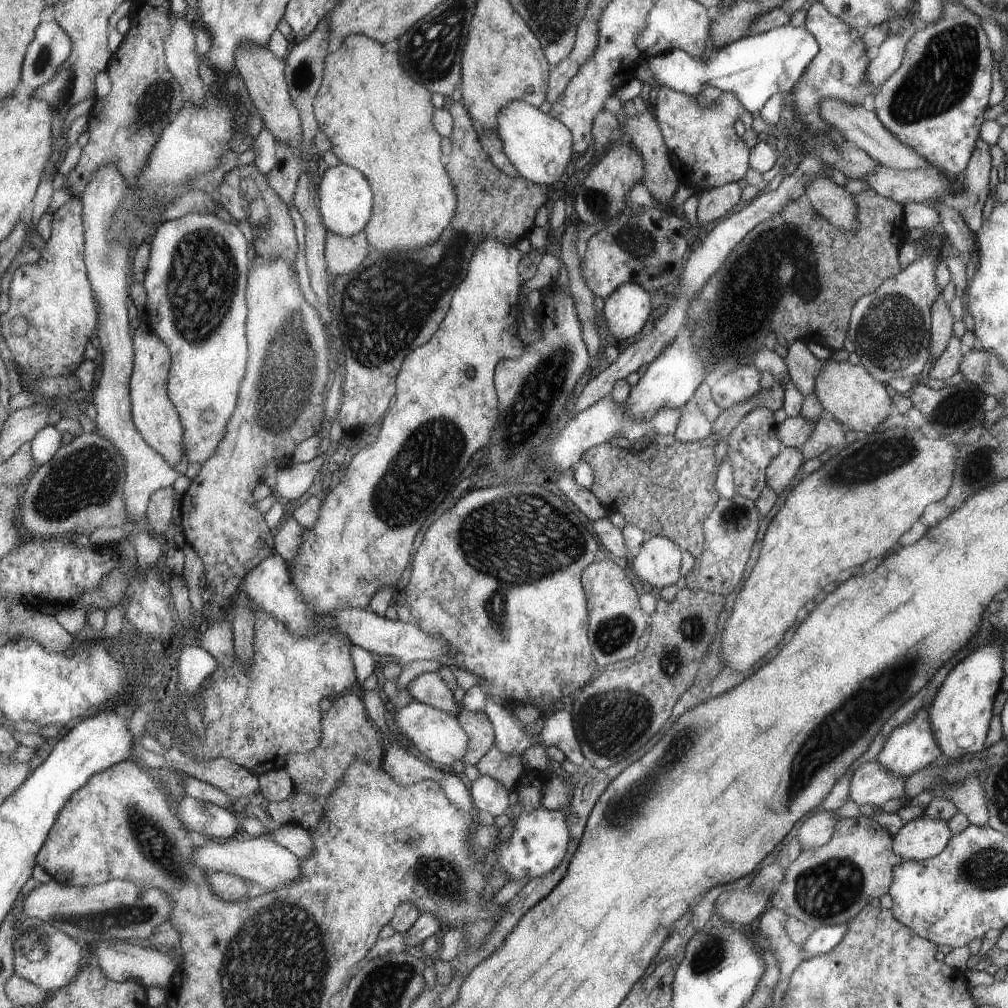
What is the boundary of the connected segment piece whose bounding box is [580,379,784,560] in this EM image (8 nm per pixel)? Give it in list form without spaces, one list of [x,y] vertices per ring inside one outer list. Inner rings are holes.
[[[775,379],[770,389],[761,389],[757,394],[750,396],[742,403],[720,411],[711,423],[712,433],[709,433],[701,440],[681,442],[674,436],[663,436],[663,444],[657,444],[654,440],[649,440],[641,449],[620,449],[619,447],[611,446],[609,441],[589,447],[580,458],[580,461],[585,461],[592,466],[594,484],[588,489],[601,502],[606,512],[618,512],[623,516],[627,525],[636,526],[639,530],[645,531],[651,536],[659,535],[672,540],[680,547],[681,551],[688,552],[697,560],[703,552],[703,519],[711,512],[713,505],[720,497],[715,486],[719,468],[713,455],[713,446],[723,437],[728,436],[736,428],[741,418],[750,410],[757,407],[765,407],[770,411],[776,411],[781,408],[783,386],[783,383]]]

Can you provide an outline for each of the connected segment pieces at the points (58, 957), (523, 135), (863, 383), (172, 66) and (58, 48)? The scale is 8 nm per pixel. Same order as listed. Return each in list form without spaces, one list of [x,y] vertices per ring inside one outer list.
[[[27,917],[19,923],[14,947],[16,974],[48,992],[53,990],[56,992],[69,986],[79,974],[83,956],[81,956],[81,946],[77,944],[77,939],[37,917]]]
[[[512,100],[496,114],[495,131],[501,139],[505,156],[523,178],[535,184],[553,185],[563,172],[567,172],[565,168],[571,158],[571,133],[560,119],[554,119],[529,103]]]
[[[825,361],[815,377],[814,393],[823,410],[832,414],[846,429],[873,432],[875,426],[890,414],[891,398],[887,394],[885,384],[877,382],[860,364],[853,365],[848,361]]]
[[[177,17],[164,40],[164,59],[168,70],[181,85],[185,101],[200,105],[207,92],[198,74],[202,58],[195,52],[193,27]]]
[[[55,19],[42,22],[22,66],[22,84],[34,91],[52,81],[59,67],[70,58],[73,45],[71,35]]]

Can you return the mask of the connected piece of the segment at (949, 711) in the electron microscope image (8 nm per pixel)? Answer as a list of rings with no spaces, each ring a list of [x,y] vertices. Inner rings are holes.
[[[996,638],[981,647],[975,647],[975,650],[953,666],[944,678],[935,700],[927,707],[930,729],[945,756],[957,759],[984,748],[992,718],[992,704],[1001,690],[1000,682],[1004,677],[1003,655],[1000,652],[1000,643],[996,642]]]

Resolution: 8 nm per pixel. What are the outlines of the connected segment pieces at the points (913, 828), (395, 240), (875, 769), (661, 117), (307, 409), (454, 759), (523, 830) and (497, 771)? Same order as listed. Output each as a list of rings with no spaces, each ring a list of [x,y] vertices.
[[[921,814],[892,835],[892,851],[903,860],[924,861],[939,854],[952,835],[947,822]]]
[[[350,34],[339,41],[335,51],[325,55],[322,79],[312,104],[314,117],[318,130],[329,139],[330,151],[339,162],[360,170],[368,179],[372,189],[372,214],[362,231],[371,249],[387,252],[427,246],[437,240],[453,214],[454,188],[448,171],[441,164],[441,136],[431,122],[435,112],[432,95],[405,72],[395,52],[388,52],[383,44],[365,35]]]
[[[875,760],[867,761],[852,775],[848,796],[855,804],[881,806],[890,798],[903,797],[905,779],[887,772]]]
[[[659,87],[655,100],[655,118],[663,137],[668,159],[679,184],[693,190],[705,190],[744,178],[748,162],[748,146],[733,132],[739,99],[735,93],[722,92],[709,107],[700,107],[695,97]]]
[[[263,259],[251,267],[245,300],[249,302],[249,370],[244,370],[244,378],[240,382],[241,398],[236,400],[236,408],[217,450],[200,464],[199,472],[190,480],[189,487],[176,504],[176,519],[182,526],[184,542],[203,562],[202,586],[211,589],[222,604],[235,594],[236,586],[248,570],[259,565],[265,557],[275,554],[275,531],[263,522],[263,514],[255,508],[251,490],[259,484],[269,460],[276,464],[276,468],[287,465],[293,448],[319,430],[319,422],[323,418],[323,392],[329,376],[323,324],[319,322],[317,312],[307,306],[297,286],[297,276],[285,259]]]
[[[411,701],[402,708],[393,707],[393,729],[405,735],[417,750],[431,762],[441,764],[444,771],[449,773],[465,752],[468,744],[467,735],[460,727],[460,723],[451,716],[451,712],[439,710],[422,702]]]
[[[539,807],[528,813],[520,813],[517,818],[511,819],[511,824],[510,839],[493,847],[497,865],[491,867],[491,870],[498,867],[505,870],[509,874],[509,882],[524,876],[530,877],[531,880],[533,877],[549,872],[561,862],[569,837],[566,816],[563,816],[559,810]]]
[[[493,746],[474,764],[480,775],[487,775],[512,791],[516,780],[525,770],[520,755],[507,755]]]

